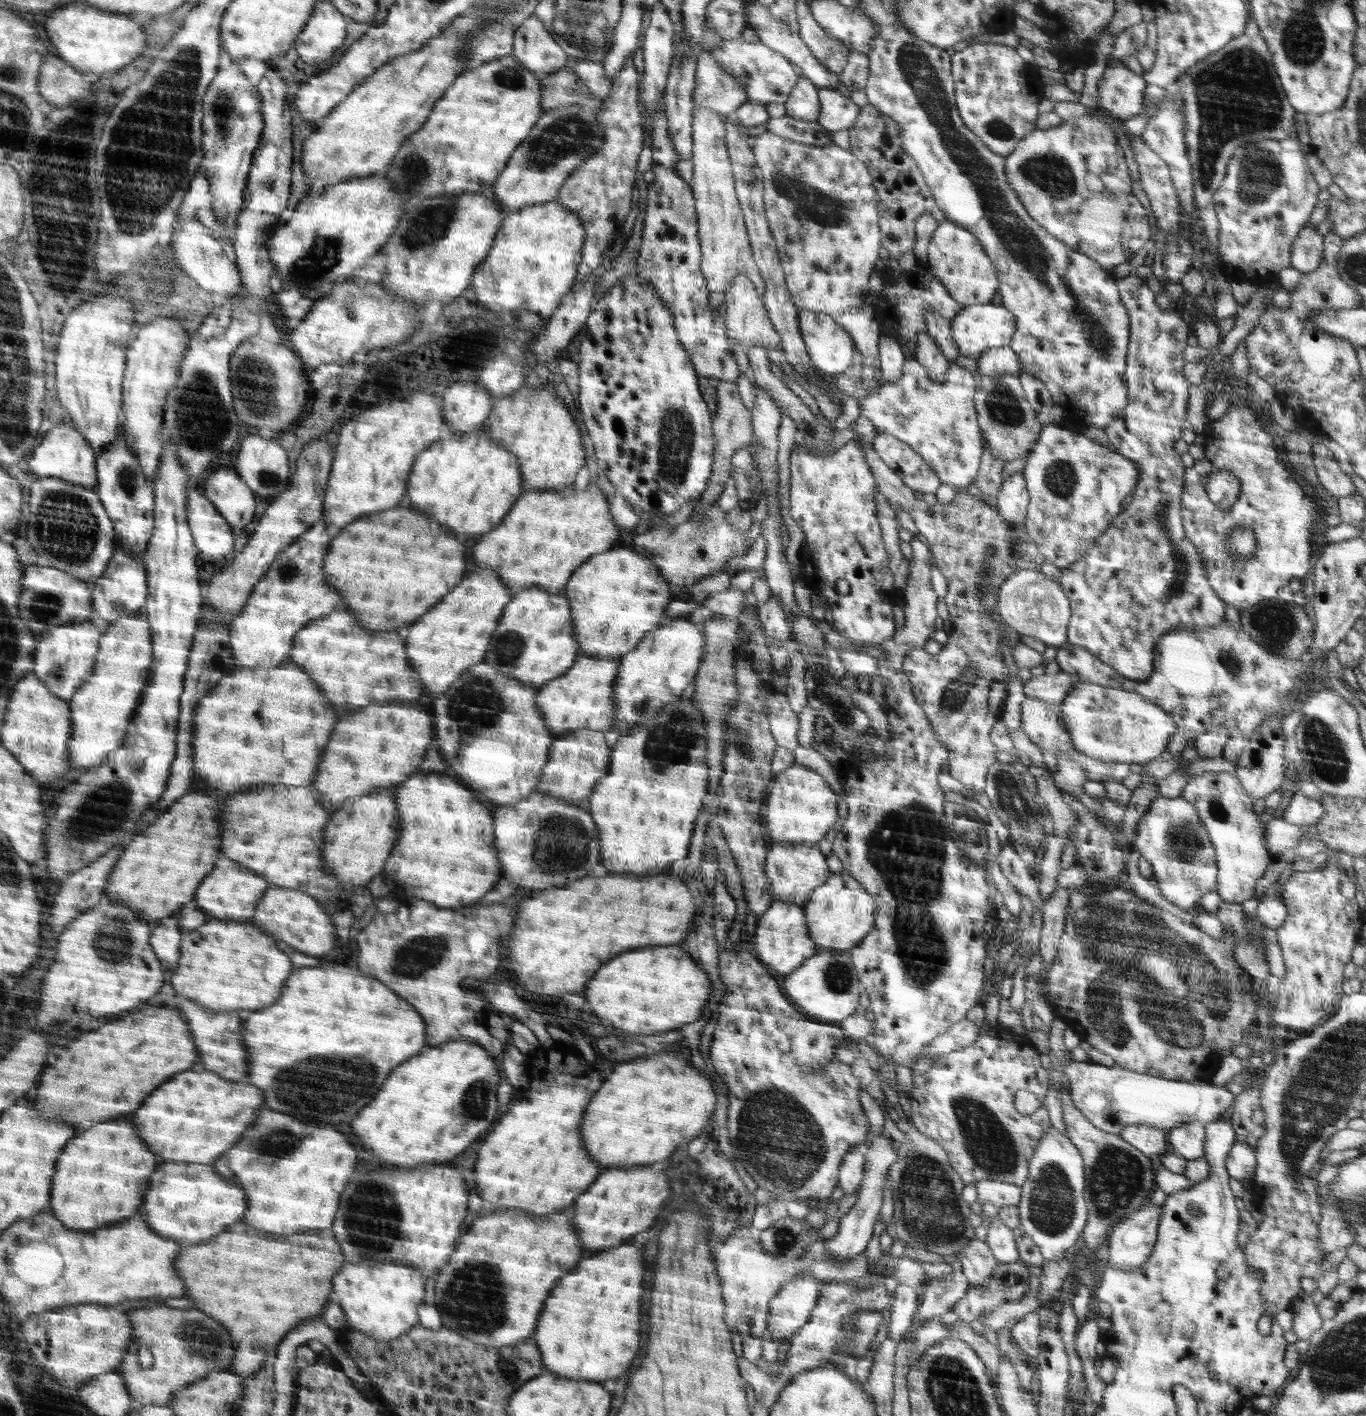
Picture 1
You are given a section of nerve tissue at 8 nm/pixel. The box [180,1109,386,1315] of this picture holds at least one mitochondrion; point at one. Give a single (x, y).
(275, 1145)

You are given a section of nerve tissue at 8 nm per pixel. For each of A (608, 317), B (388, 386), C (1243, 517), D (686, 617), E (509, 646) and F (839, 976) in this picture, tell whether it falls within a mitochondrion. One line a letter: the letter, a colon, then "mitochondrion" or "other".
A: other
B: other
C: other
D: other
E: mitochondrion
F: mitochondrion

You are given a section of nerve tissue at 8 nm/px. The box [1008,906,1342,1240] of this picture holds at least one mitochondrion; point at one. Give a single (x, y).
(1117, 1177)

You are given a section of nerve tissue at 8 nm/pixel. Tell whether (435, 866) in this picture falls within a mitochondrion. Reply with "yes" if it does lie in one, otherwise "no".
no

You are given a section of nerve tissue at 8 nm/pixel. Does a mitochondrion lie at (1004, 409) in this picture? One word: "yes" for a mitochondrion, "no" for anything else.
yes

